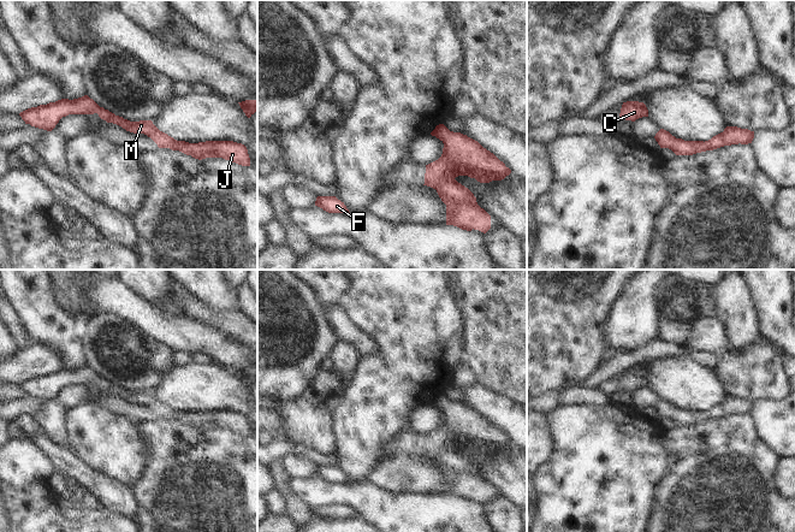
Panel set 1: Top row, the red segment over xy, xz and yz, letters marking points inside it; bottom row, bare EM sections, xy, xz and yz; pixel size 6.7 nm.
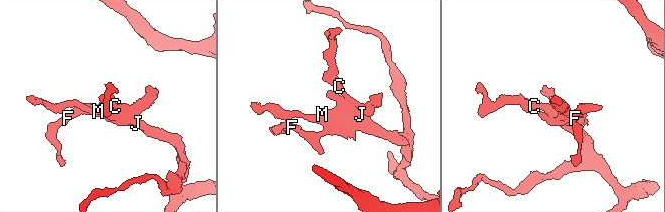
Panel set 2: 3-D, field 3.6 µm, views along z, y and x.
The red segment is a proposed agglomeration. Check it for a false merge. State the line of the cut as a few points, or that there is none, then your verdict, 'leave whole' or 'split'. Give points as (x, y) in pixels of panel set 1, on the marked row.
cut none; leave whole

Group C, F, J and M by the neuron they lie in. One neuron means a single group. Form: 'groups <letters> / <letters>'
groups C F J M

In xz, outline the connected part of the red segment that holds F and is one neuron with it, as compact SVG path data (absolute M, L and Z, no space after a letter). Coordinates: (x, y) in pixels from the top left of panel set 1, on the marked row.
M318 196L315 206L328 213L350 213L344 202L336 196Z

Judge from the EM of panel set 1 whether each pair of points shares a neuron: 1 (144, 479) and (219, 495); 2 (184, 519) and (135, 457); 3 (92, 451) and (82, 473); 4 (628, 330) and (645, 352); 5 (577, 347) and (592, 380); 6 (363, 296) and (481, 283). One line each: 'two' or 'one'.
1: one
2: two
3: two
4: two
5: two
6: two

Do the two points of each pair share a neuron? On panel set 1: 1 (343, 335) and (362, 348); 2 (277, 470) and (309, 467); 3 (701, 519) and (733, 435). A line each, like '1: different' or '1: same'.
1: same
2: different
3: same

